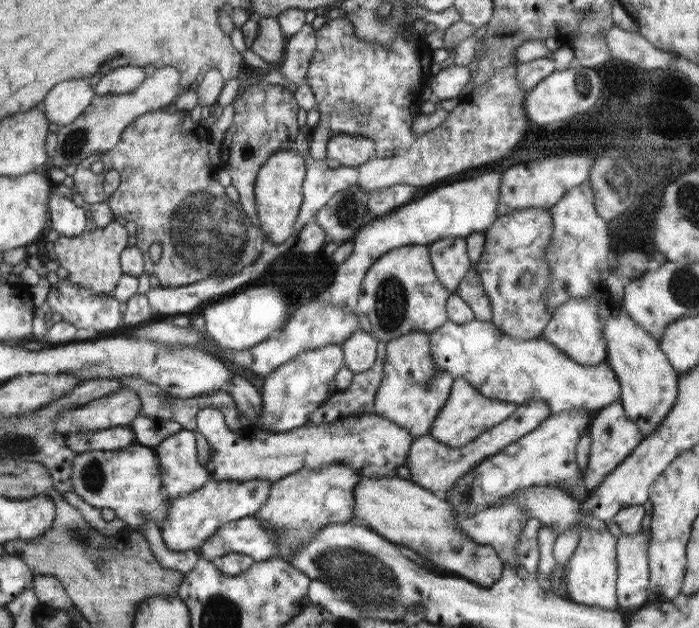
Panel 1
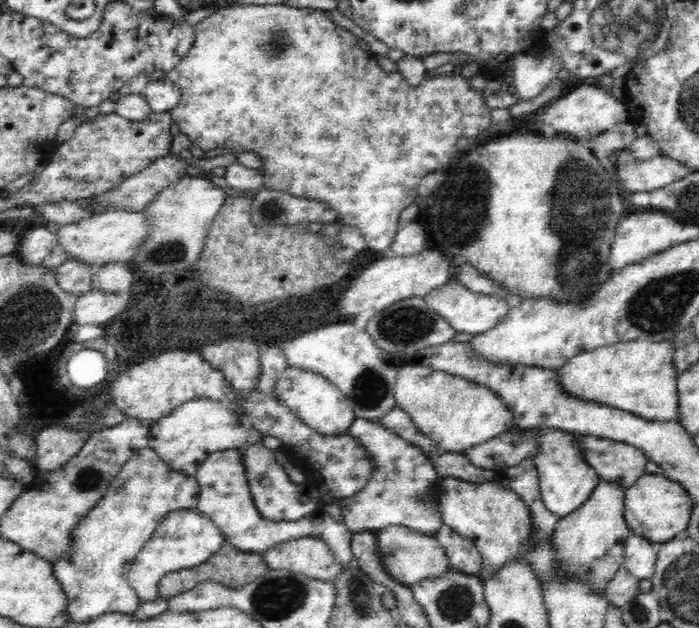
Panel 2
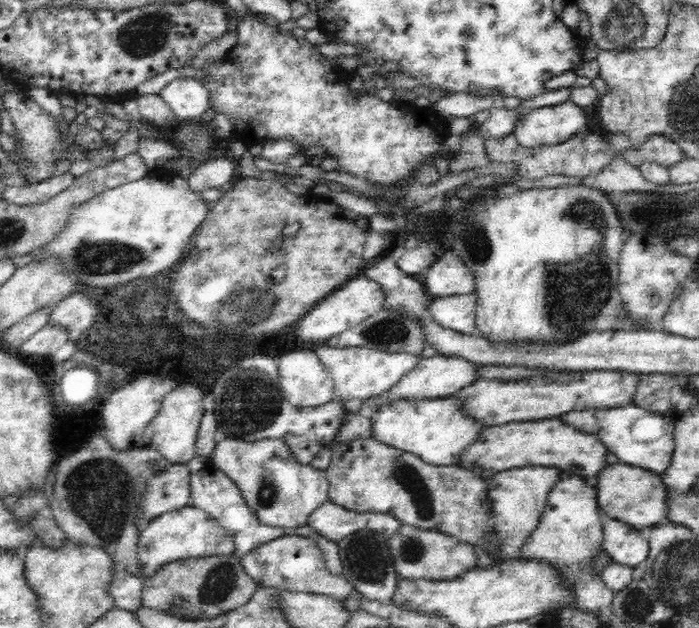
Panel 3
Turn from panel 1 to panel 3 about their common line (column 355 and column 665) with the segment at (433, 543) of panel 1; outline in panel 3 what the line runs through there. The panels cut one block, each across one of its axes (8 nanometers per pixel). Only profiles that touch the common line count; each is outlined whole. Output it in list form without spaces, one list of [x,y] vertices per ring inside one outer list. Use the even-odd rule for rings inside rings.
[[[608,464],[608,468],[600,472],[594,484],[598,492],[596,500],[610,518],[622,520],[622,524],[630,524],[632,528],[644,530],[644,532],[666,522],[668,488],[662,482],[660,474],[646,468],[630,466],[630,464],[612,464],[612,466]]]

